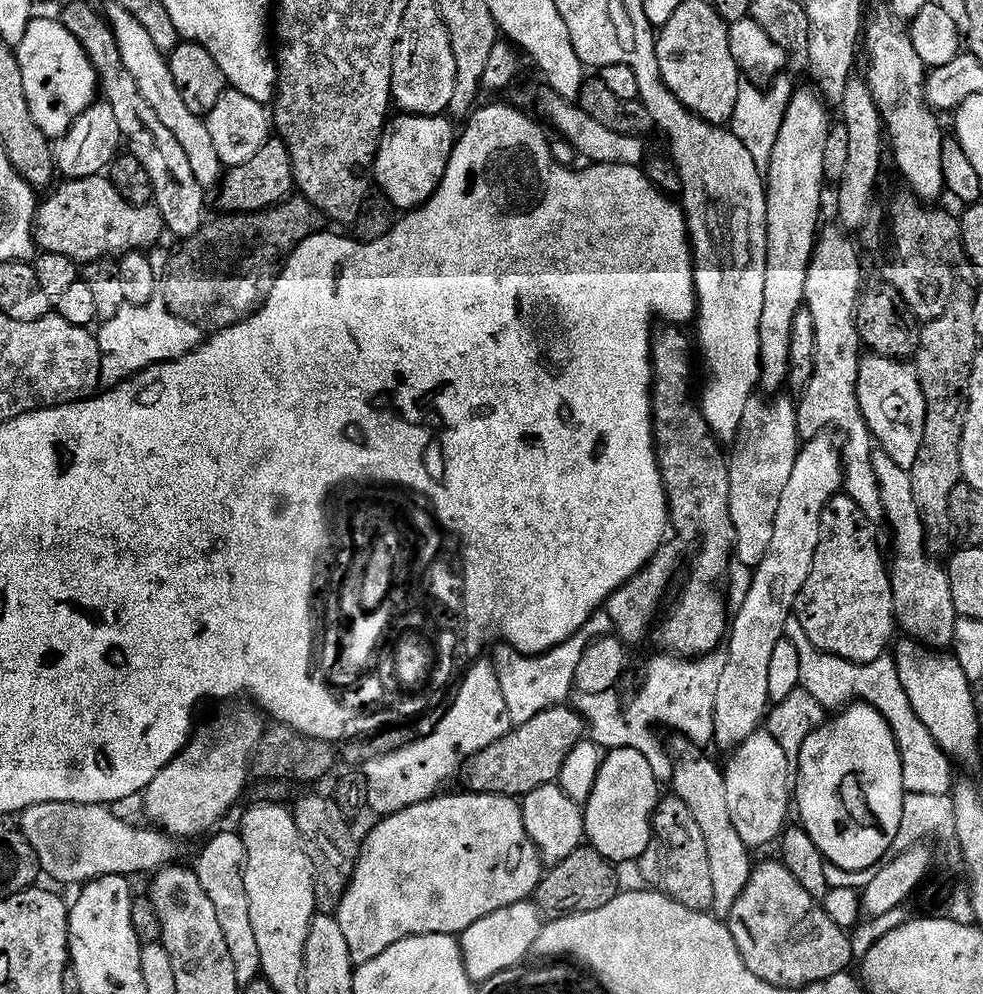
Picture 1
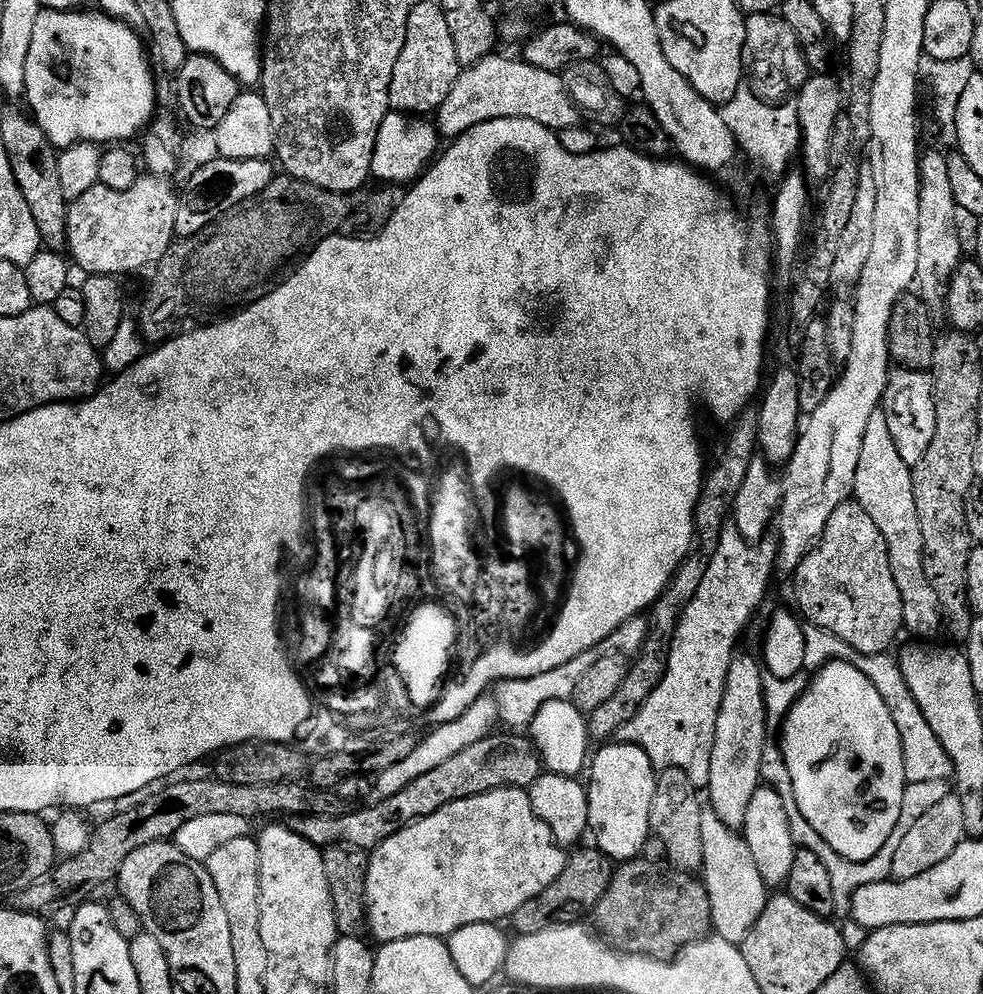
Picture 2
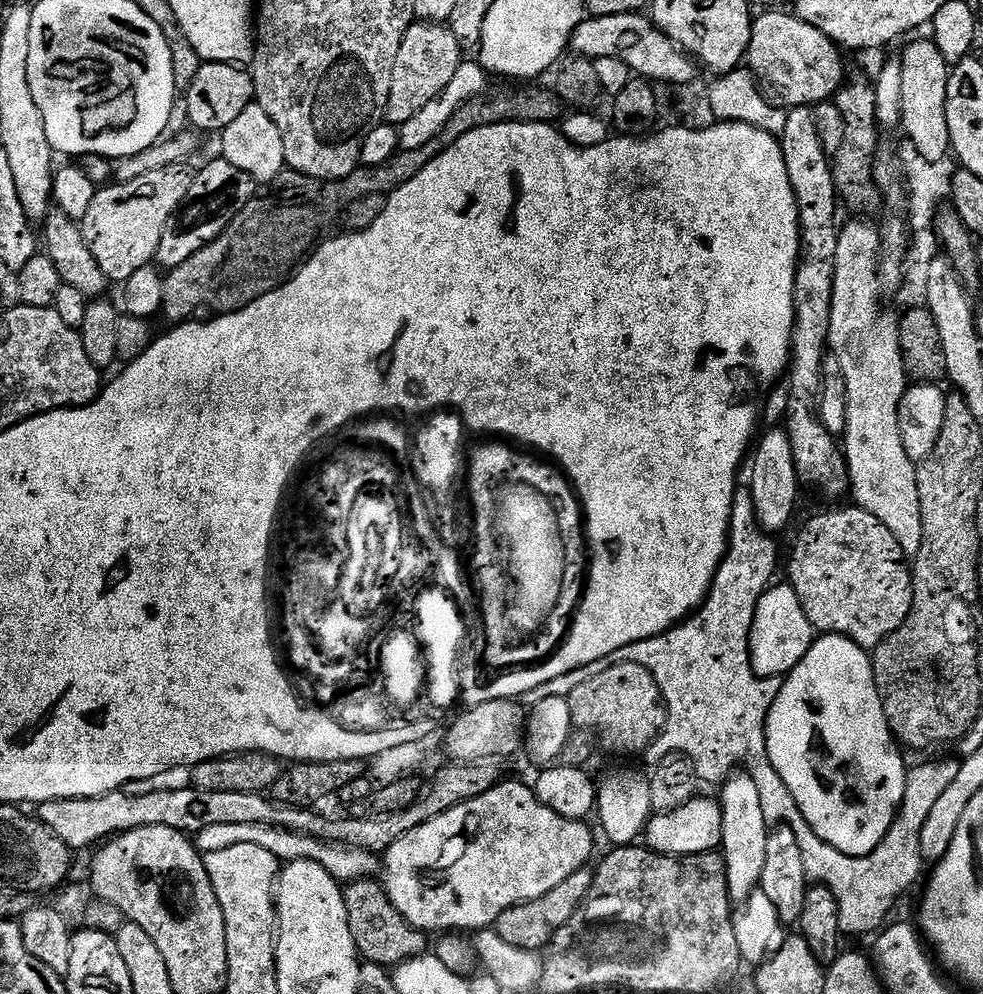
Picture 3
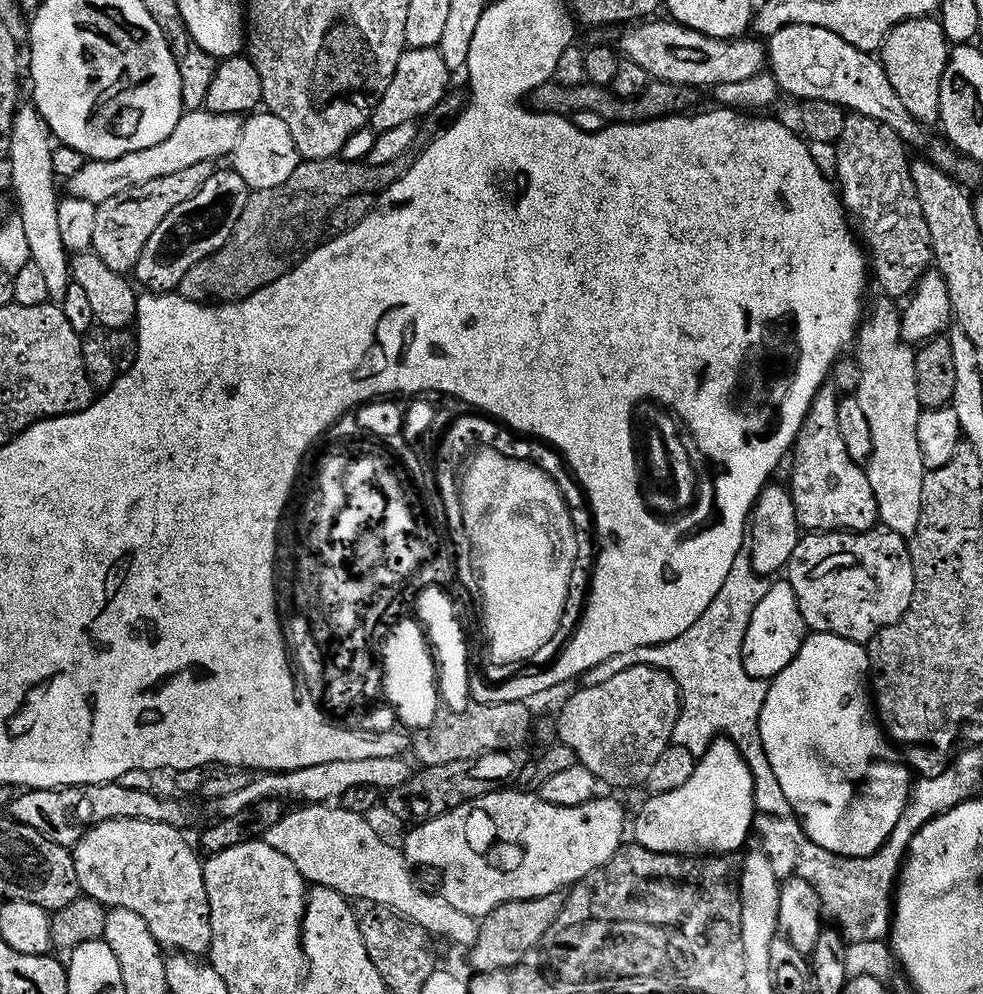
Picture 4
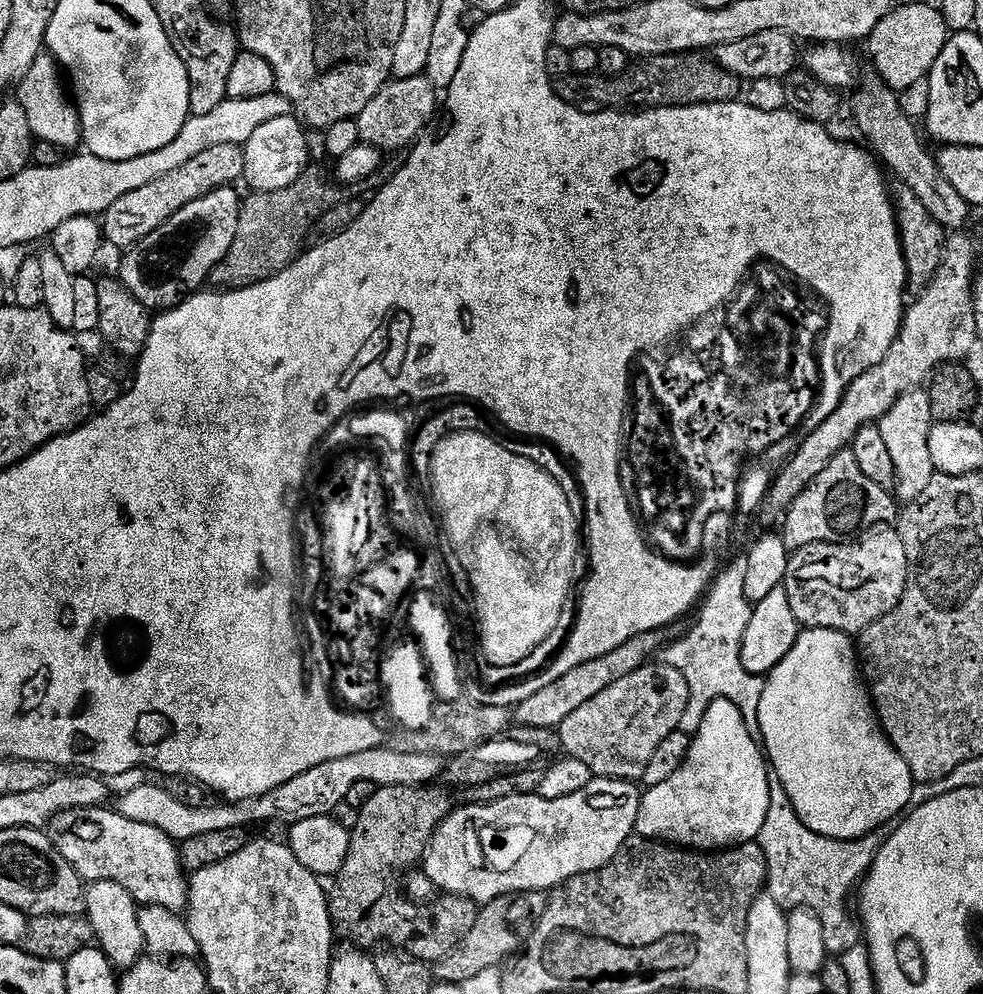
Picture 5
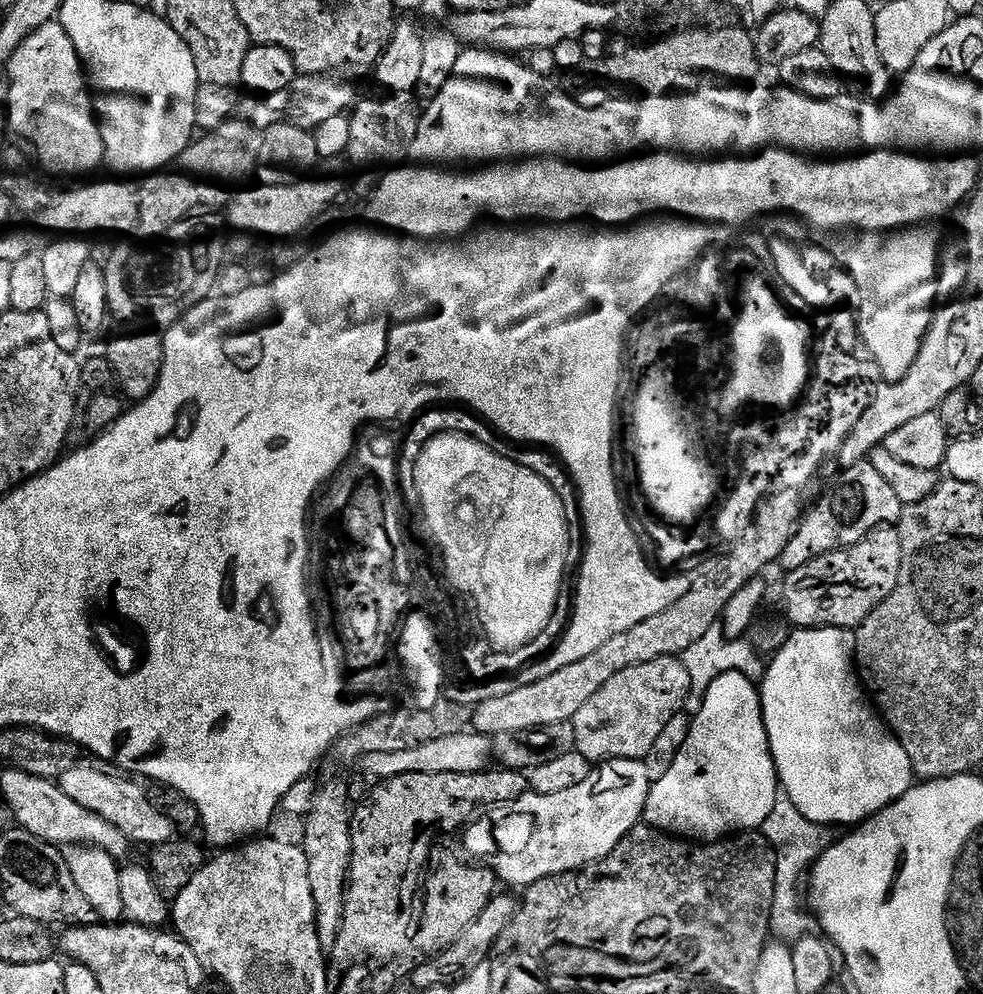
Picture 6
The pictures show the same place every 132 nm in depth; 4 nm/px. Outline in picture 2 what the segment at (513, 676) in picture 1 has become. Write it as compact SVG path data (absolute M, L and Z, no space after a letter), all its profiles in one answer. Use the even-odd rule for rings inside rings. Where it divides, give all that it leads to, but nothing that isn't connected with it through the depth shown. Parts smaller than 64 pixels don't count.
M639 616L634 619L628 619L610 636L598 644L598 646L584 651L576 659L572 659L566 666L558 666L555 670L550 670L546 674L536 675L532 679L508 679L500 680L493 685L492 695L495 698L496 705L499 707L499 718L501 723L510 726L512 730L522 730L531 725L538 710L548 701L569 700L574 692L574 687L578 686L579 679L586 671L594 666L595 662L600 662L602 658L608 658L612 655L635 657L644 645L645 638L648 635L650 622L647 617Z

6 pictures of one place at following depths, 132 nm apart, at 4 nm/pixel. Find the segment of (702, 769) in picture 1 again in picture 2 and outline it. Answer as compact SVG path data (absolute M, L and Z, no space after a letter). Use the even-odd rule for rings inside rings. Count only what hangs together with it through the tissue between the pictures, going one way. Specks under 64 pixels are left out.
M705 810L702 814L702 858L702 879L710 894L712 932L726 942L743 945L770 899L770 889L762 874L758 874L754 854L750 854L750 846L746 846L737 829L726 826L718 814Z

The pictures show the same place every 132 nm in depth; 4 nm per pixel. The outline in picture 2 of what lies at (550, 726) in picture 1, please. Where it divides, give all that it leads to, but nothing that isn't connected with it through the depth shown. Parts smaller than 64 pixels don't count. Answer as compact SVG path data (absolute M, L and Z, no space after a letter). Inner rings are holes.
M493 734L482 742L474 742L474 746L466 746L466 750L442 762L442 766L422 774L422 778L410 782L410 786L398 790L398 794L377 799L377 804L357 807L344 817L293 816L290 827L306 838L306 842L321 850L332 844L348 844L351 848L371 850L386 842L386 838L394 838L398 830L406 830L406 826L442 810L442 806L450 806L450 802L474 798L499 788L531 788L532 783L542 775L539 750L527 735L500 735Z

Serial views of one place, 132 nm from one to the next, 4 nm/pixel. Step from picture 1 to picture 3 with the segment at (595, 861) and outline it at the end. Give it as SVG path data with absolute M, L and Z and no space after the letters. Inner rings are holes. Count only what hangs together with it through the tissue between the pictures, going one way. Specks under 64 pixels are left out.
M591 867L579 868L574 874L570 874L570 878L558 882L558 886L554 886L554 890L542 894L542 898L523 901L503 912L496 920L494 930L510 946L518 946L522 950L530 950L535 953L547 949L554 934L558 934L558 930L562 930L562 926L566 926L566 922L570 922L570 918L574 918L574 914L590 894L593 875Z

